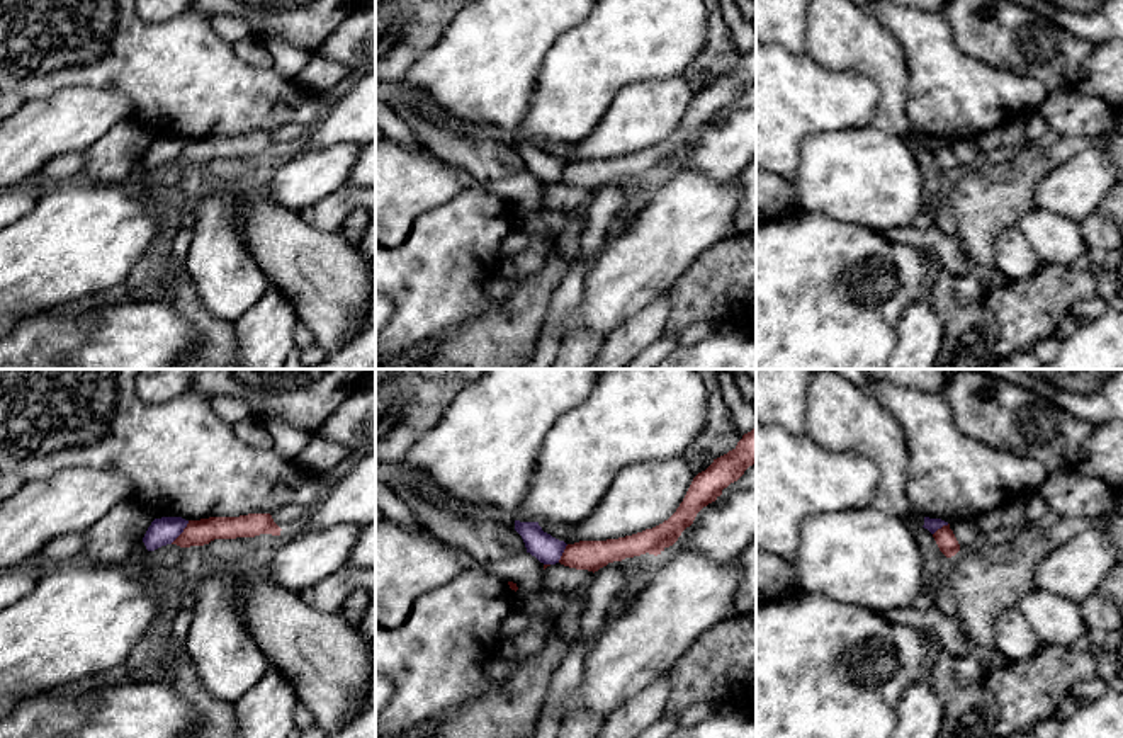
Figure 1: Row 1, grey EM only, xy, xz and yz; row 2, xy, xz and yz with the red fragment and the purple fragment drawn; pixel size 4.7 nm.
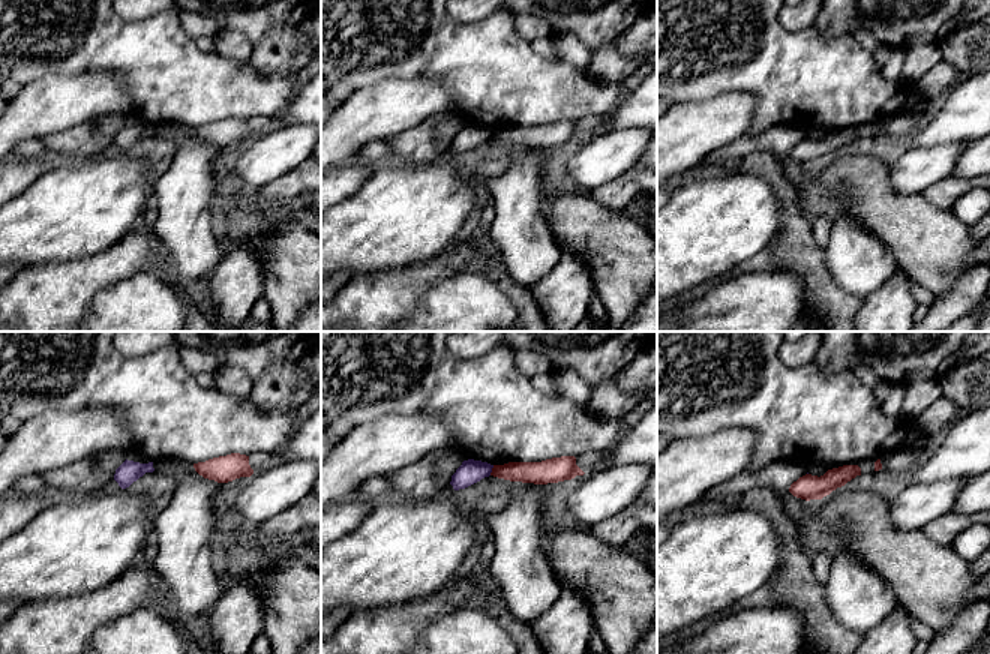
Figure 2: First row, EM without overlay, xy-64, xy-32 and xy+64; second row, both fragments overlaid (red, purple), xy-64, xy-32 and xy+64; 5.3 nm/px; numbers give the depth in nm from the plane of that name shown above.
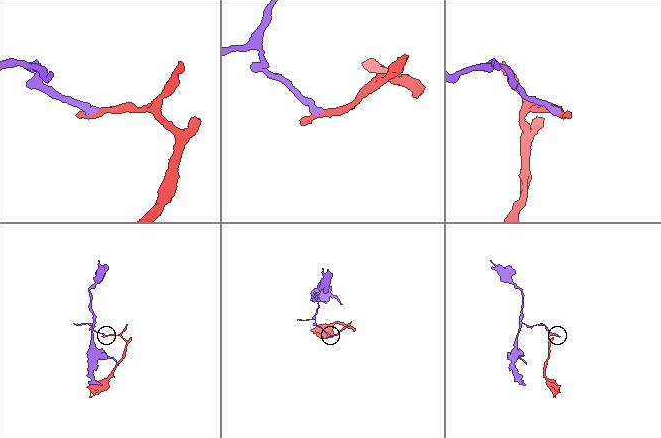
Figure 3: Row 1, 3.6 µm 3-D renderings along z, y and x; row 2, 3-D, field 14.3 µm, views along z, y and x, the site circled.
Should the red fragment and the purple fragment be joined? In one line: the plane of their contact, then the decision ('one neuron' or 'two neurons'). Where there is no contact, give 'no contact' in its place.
xy | two neurons

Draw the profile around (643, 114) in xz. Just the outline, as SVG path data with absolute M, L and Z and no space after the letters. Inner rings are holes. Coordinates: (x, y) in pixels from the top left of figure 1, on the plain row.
M681 75L625 85L593 133L569 148L581 160L618 158L652 148L676 131L693 97L690 80Z

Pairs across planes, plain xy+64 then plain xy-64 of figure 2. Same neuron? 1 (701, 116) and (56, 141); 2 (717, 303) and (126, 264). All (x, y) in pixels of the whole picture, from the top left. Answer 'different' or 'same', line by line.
1: different
2: different

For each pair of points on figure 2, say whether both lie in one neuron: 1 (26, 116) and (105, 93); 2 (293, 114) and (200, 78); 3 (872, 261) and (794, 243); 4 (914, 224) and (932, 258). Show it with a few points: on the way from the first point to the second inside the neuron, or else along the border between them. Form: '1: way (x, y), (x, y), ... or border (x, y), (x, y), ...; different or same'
1: way (45, 107), (86, 96); same
2: border (294, 95), (281, 113); different
3: border (824, 249), (824, 263), (830, 276), (837, 284); different
4: way (917, 233), (932, 249); same

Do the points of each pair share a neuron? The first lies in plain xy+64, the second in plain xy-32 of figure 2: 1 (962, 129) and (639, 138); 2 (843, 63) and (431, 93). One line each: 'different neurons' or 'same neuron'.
1: different neurons
2: different neurons

